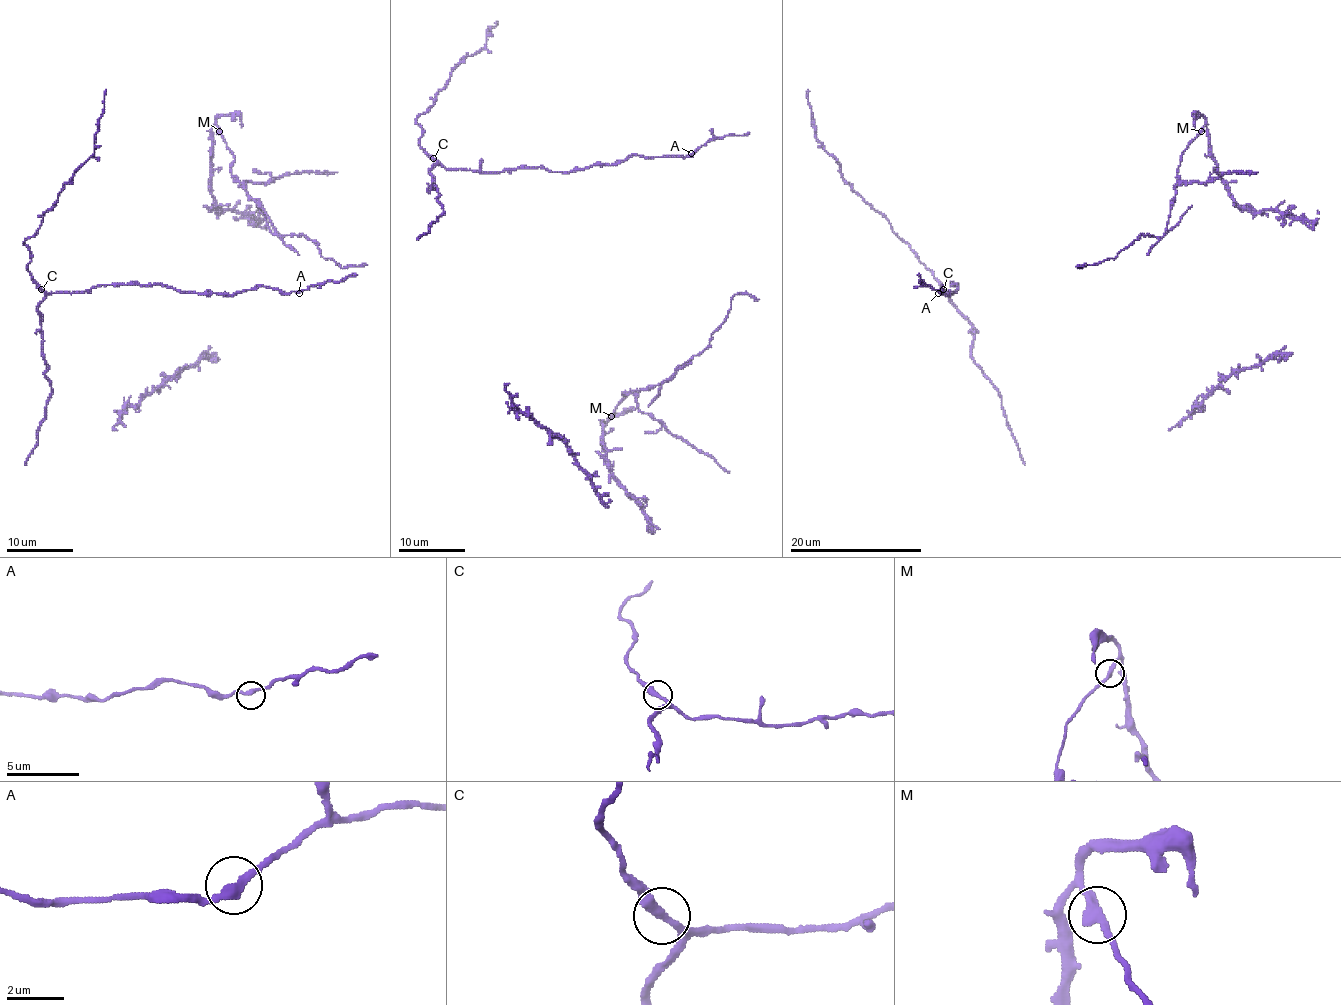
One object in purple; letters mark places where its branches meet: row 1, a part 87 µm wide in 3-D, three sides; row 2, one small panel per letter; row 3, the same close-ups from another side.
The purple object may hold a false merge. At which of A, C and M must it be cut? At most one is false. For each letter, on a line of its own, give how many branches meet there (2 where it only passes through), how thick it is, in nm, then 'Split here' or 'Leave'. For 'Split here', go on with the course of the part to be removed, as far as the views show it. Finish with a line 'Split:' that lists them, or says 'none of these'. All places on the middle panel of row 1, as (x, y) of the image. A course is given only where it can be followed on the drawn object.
A: Branches: 2. Thickness 280 nm. Leave
C: Branches: 2. Thickness 320 nm. Leave
M: Branches: 2. Thickness 320 nm. Split here. Course of the part to remove: (612, 416), (627, 395), (623, 392), (646, 390), (698, 355), (724, 321), (734, 296), (747, 294), (759, 299)
Split: M

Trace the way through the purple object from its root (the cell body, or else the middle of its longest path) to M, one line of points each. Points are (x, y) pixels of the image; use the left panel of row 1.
M: (337, 263), (324, 258), (317, 246), (304, 235), (279, 235), (266, 212), (231, 174), (235, 156), (220, 131)

